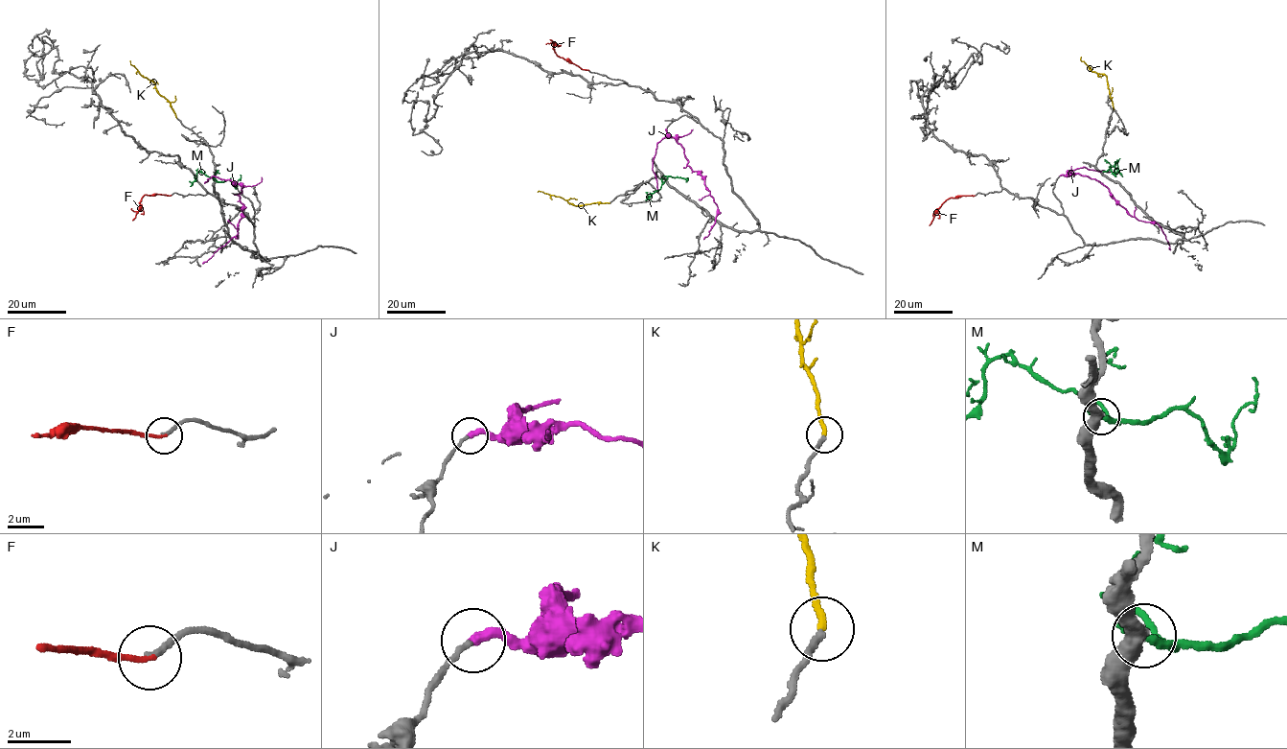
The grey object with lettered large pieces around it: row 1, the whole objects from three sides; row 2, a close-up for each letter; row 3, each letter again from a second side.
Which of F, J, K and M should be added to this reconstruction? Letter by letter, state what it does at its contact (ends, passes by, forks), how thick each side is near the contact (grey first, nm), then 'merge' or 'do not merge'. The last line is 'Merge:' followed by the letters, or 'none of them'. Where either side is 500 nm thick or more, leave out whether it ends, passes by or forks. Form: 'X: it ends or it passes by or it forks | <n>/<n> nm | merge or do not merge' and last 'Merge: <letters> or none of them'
F: it ends | 180/150 nm | merge
J: it ends | 170/340 nm | do not merge
K: it ends | 220/200 nm | merge
M: it ends | 400/240 nm | merge
Merge: F, K, M

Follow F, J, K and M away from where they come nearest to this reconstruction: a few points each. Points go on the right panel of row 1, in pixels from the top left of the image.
F: (975, 196), (950, 198), (937, 209), (930, 225)
J: (1061, 175), (1078, 174), (1099, 180), (1132, 216), (1156, 222), (1170, 249)
K: (1114, 109), (1107, 77), (1091, 71), (1081, 57)
M: (1103, 171), (1107, 171), (1117, 161), (1117, 170), (1122, 176)

